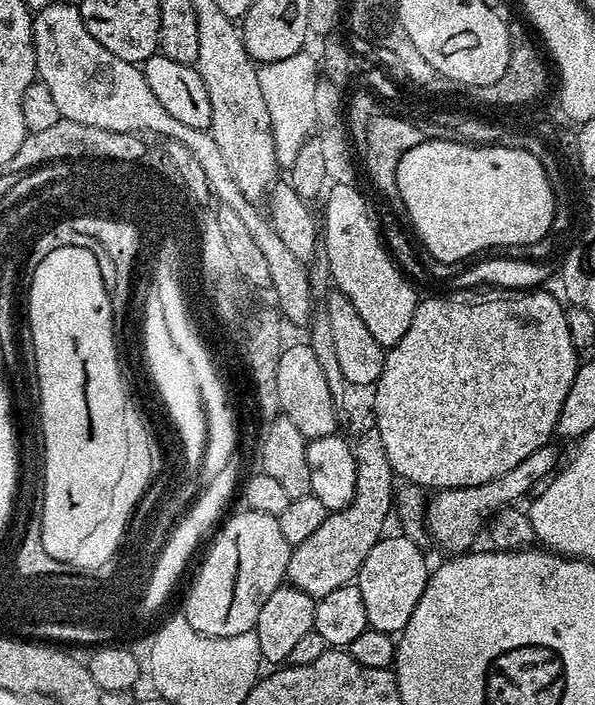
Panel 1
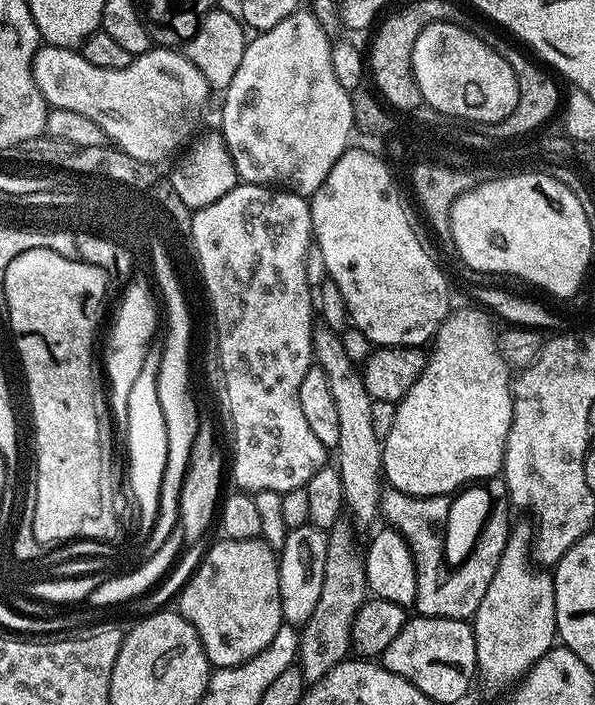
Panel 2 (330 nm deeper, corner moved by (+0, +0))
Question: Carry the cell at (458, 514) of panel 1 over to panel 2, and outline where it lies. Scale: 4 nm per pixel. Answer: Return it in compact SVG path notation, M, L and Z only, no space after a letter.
M385 487L380 494L379 515L384 516L389 525L395 528L400 536L410 546L410 554L416 567L416 603L415 611L421 616L430 618L454 618L468 620L482 606L482 598L486 589L498 570L498 562L502 562L502 550L506 550L506 542L514 527L514 520L508 517L510 504L507 499L496 498L482 526L481 534L464 563L453 567L445 575L444 580L436 583L432 578L432 568L428 560L430 546L434 546L434 520L441 512L442 500L438 496L407 496L402 490Z

